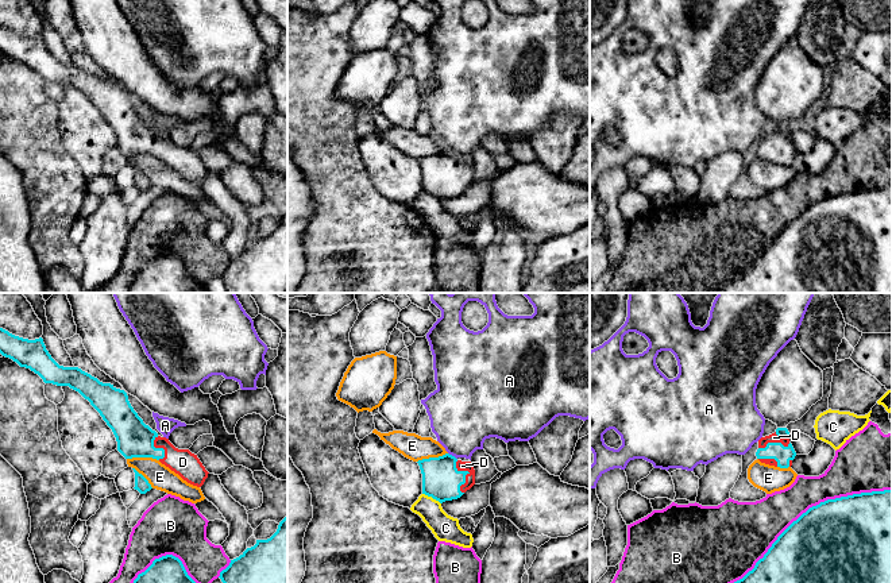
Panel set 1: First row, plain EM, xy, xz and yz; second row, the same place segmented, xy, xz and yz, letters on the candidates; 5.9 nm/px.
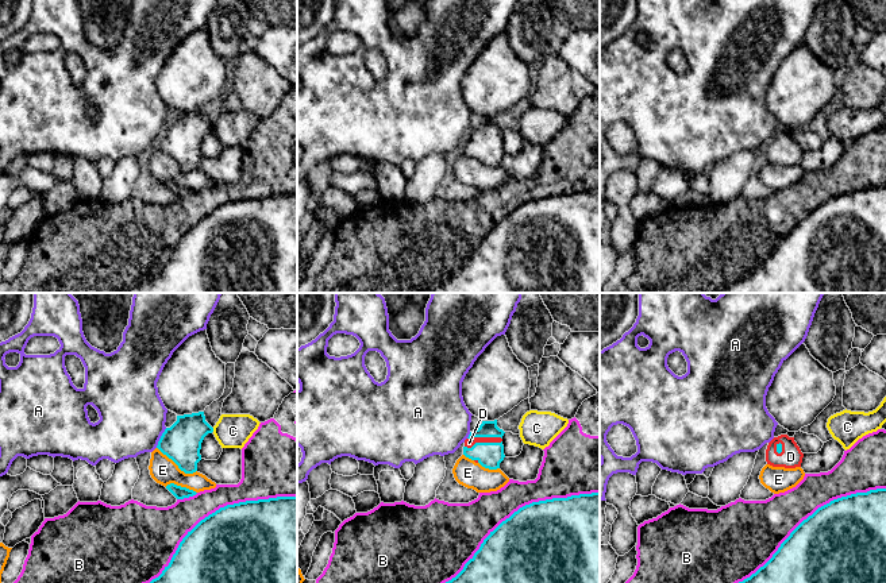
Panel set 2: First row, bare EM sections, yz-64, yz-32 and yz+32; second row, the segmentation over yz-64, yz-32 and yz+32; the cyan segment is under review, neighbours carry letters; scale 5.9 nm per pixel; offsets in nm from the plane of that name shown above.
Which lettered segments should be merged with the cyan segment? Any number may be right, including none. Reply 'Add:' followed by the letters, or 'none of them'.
Add: D

